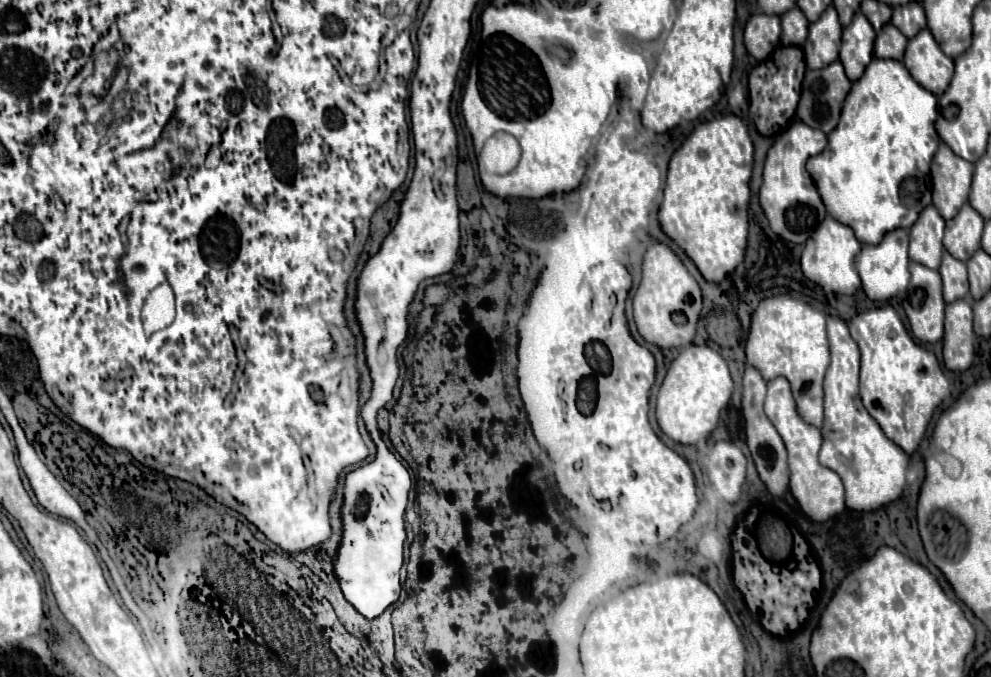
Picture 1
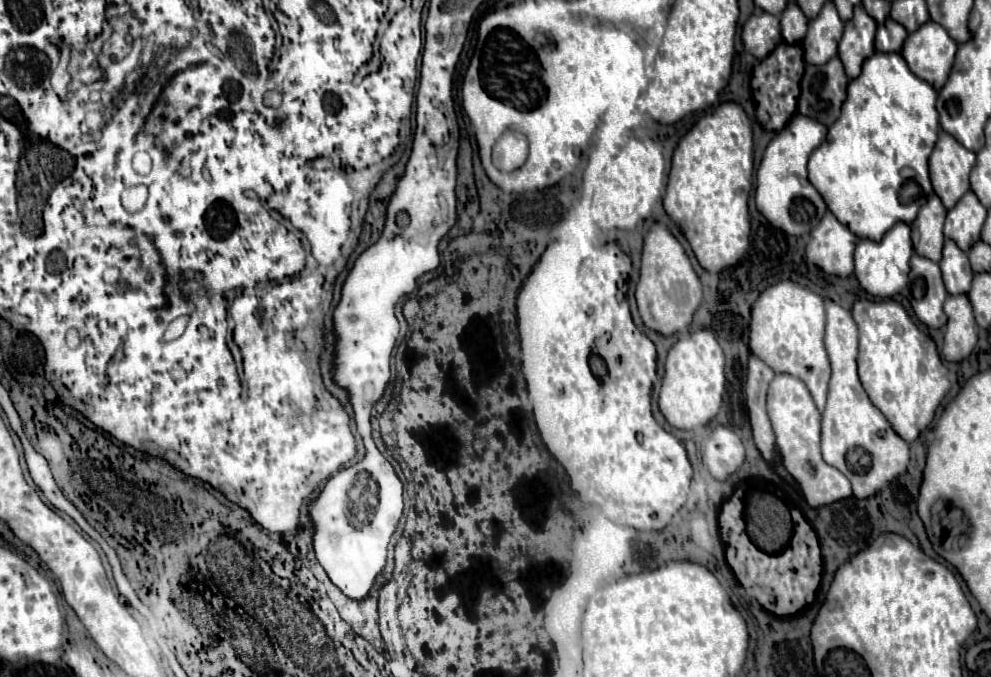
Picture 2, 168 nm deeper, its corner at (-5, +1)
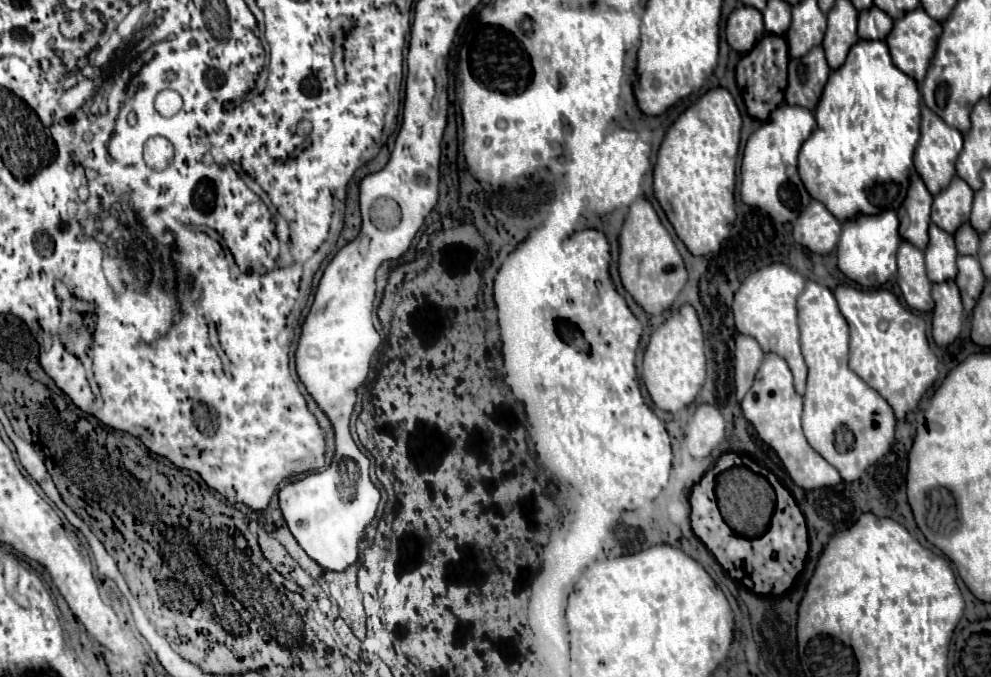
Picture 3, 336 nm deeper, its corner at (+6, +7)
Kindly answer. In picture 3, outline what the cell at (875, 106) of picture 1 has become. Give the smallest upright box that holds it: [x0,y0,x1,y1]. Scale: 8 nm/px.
[798,41,920,221]

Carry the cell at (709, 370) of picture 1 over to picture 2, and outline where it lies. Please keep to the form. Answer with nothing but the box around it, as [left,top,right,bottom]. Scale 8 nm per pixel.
[659,329,725,429]

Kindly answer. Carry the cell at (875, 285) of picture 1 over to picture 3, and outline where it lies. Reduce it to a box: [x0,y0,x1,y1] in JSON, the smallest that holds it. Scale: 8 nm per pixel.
[838,211,900,287]

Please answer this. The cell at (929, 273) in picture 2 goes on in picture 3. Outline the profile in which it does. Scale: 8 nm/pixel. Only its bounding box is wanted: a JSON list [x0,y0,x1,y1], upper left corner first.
[898,241,934,311]

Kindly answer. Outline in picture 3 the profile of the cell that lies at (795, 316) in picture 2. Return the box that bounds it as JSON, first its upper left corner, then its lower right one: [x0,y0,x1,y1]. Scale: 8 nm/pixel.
[732,263,806,395]

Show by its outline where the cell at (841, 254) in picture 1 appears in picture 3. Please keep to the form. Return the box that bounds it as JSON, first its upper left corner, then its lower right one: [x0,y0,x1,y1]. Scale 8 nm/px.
[794,199,840,253]

